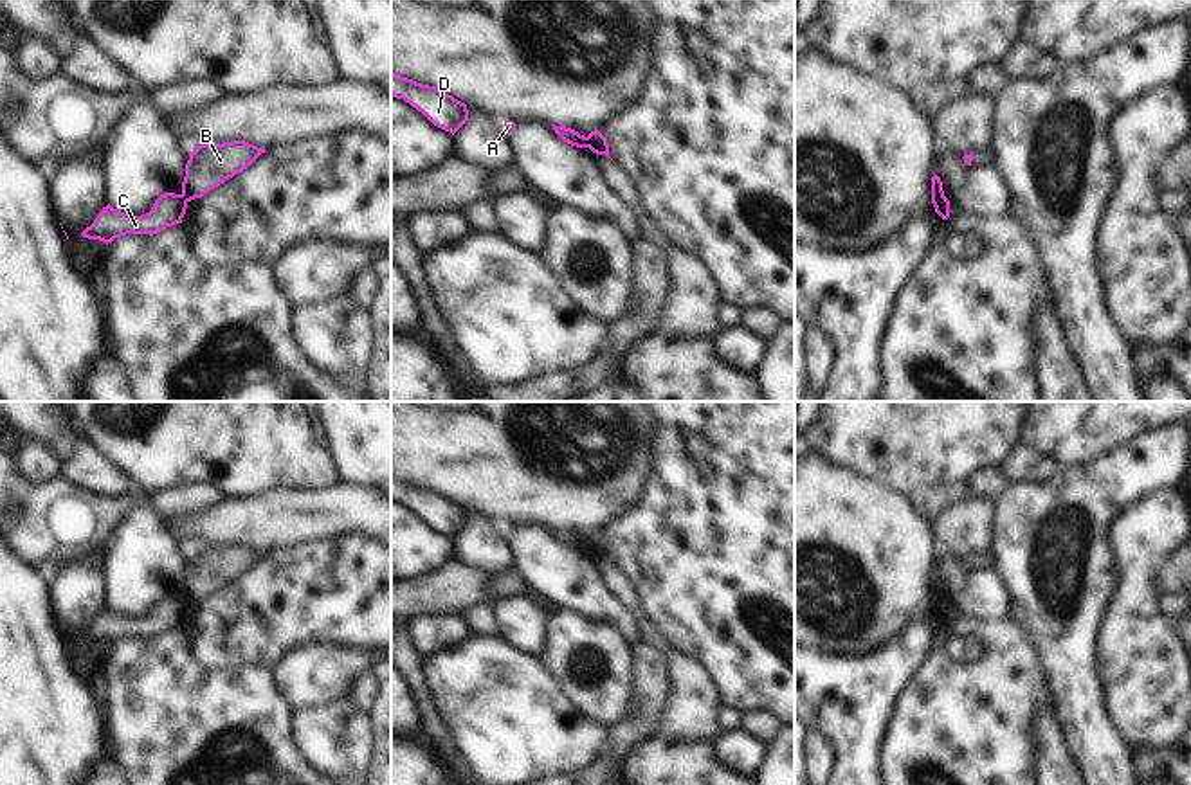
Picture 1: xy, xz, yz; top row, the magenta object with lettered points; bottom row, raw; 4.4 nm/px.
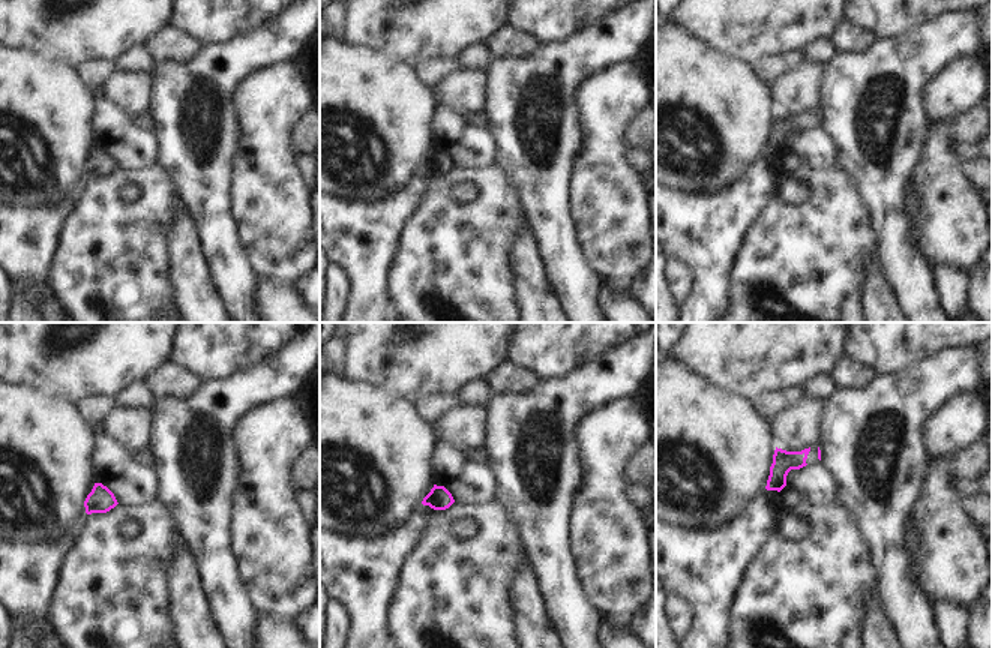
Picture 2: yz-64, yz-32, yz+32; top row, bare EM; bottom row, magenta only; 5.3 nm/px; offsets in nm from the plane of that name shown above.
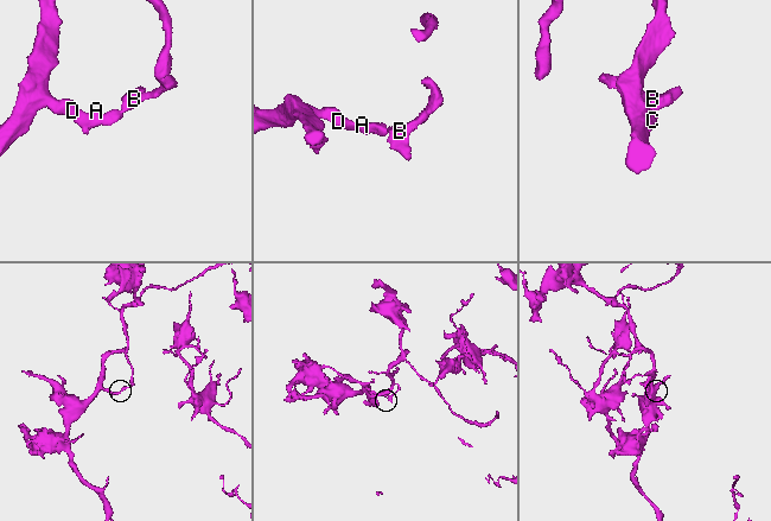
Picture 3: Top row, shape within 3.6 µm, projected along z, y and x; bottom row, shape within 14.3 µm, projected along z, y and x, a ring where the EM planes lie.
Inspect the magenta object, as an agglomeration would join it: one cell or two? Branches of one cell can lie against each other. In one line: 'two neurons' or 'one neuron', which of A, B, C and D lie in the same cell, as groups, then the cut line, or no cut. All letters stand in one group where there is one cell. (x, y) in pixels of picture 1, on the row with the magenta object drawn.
two neurons; groups A C D / B; cut yz (943, 193), (932, 200)

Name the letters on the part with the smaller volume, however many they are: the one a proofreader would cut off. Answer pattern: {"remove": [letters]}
{"remove": ["B"]}

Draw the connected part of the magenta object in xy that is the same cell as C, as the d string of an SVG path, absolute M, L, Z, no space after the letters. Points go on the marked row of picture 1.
M175 193L160 194L155 200L151 211L142 216L124 214L108 203L106 207L103 207L94 223L81 232L81 236L88 239L99 239L106 245L112 243L115 238L126 234L153 236L166 227L182 223L186 209L186 196Z

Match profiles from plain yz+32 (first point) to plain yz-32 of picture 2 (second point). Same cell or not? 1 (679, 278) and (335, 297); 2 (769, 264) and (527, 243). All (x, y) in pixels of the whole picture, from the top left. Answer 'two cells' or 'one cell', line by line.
1: one cell
2: two cells

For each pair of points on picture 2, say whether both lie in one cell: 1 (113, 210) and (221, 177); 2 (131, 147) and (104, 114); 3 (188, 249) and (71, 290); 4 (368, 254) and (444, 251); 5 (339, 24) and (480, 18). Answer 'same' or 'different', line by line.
1: different
2: same
3: different
4: different
5: same

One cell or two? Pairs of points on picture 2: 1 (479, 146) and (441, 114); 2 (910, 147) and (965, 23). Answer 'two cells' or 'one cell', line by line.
1: one cell
2: one cell

